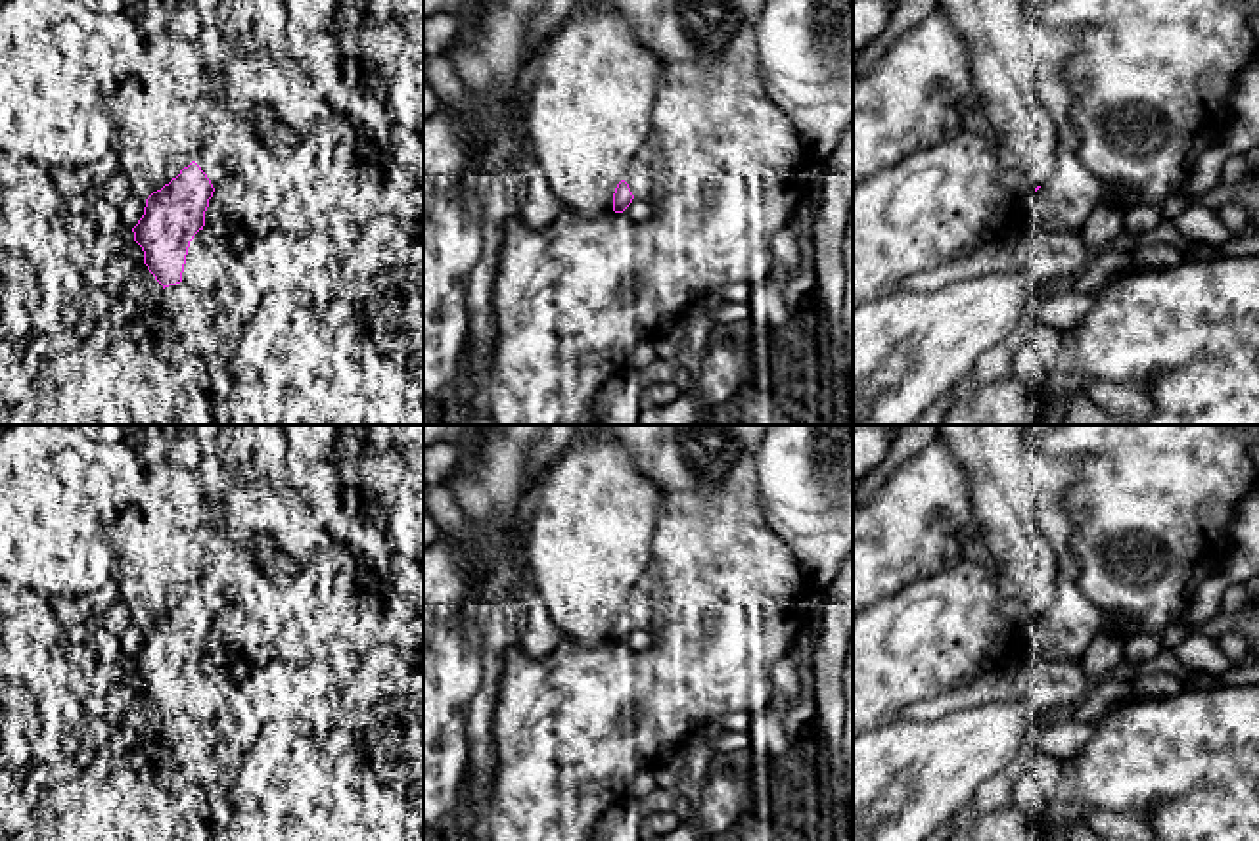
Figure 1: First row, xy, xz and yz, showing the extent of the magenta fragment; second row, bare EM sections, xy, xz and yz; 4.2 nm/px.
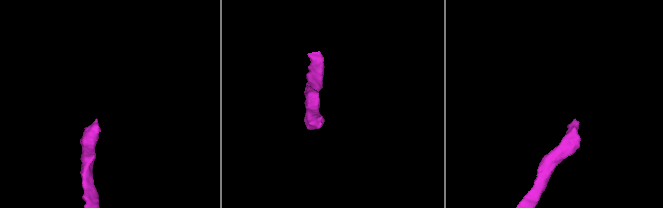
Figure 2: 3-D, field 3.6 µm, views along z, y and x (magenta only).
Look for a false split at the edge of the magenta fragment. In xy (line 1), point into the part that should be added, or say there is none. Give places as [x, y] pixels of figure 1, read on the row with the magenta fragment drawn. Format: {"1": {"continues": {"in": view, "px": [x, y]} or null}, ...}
{"1": {"continues": {"in": "xy", "px": [217, 142]}}}

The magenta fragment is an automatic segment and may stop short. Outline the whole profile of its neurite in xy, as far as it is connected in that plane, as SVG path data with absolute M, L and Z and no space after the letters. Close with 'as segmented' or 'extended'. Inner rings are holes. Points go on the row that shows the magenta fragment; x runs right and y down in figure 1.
M213 15L203 17L194 48L209 80L218 80L197 155L146 199L144 215L132 228L134 241L144 251L144 264L163 289L182 282L190 241L205 226L209 199L226 176L224 161L232 157L236 140L236 123L224 103L220 34Z; extended

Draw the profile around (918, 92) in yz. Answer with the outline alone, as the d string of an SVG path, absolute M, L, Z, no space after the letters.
M937 6L906 29L864 77L853 77L853 186L906 155L954 138L964 115L979 109L970 48L950 15Z

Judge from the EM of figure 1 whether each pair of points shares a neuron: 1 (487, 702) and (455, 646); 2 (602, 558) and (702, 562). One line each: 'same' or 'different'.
1: different
2: different

